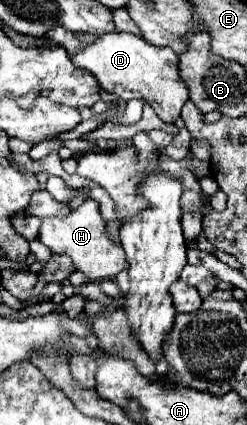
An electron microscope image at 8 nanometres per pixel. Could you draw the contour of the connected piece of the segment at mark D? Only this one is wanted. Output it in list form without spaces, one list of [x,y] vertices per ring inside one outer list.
[[[52,29],[52,33],[48,33],[46,37],[54,39],[58,45],[64,45],[72,63],[88,69],[100,81],[100,87],[104,91],[114,93],[122,101],[140,99],[144,103],[150,103],[150,107],[164,123],[174,123],[180,117],[180,109],[188,101],[188,87],[180,79],[178,55],[172,49],[150,45],[144,39],[132,37],[130,33],[100,35],[94,45],[84,49],[80,49],[76,35],[66,29]]]

